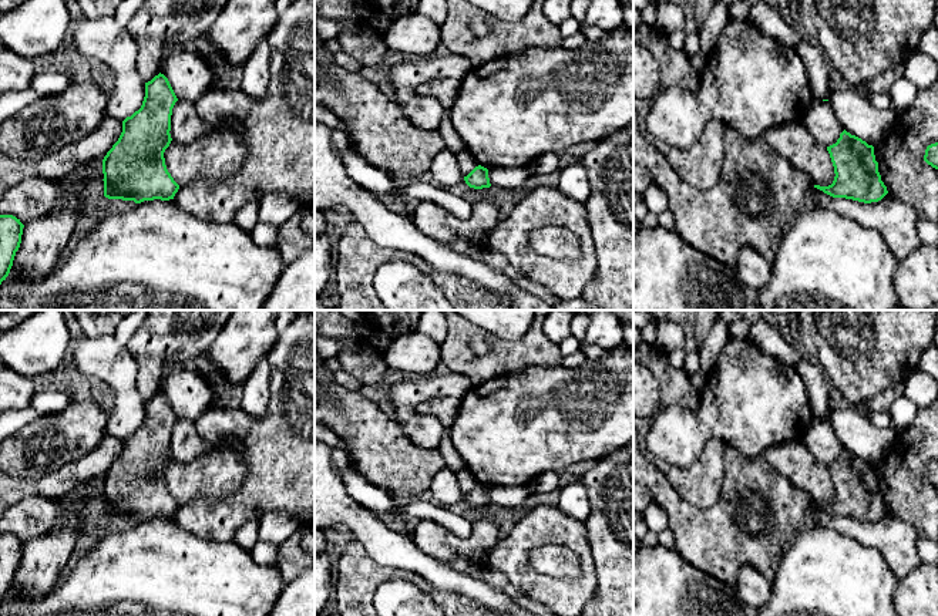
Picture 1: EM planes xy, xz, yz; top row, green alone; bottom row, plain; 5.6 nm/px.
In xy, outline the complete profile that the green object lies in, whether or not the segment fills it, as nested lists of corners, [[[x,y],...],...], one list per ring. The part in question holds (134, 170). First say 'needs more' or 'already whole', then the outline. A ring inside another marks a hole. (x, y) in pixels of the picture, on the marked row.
already whole; [[[159,73],[145,83],[141,108],[122,121],[122,132],[118,141],[102,159],[105,198],[134,201],[135,203],[174,199],[179,185],[167,169],[164,152],[172,141],[169,134],[171,115],[176,101],[178,98],[164,74]]]

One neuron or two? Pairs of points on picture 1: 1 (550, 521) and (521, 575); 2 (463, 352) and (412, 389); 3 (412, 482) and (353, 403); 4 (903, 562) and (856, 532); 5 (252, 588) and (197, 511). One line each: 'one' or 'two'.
1: one
2: two
3: one
4: one
5: two

